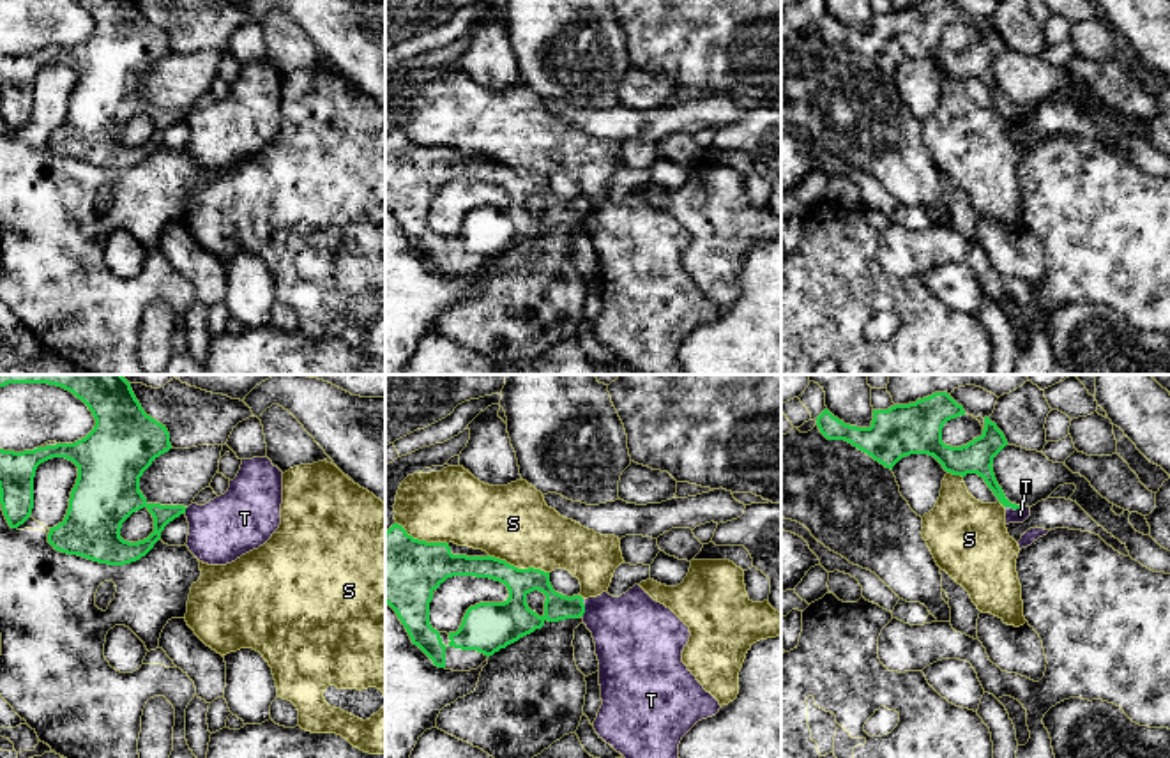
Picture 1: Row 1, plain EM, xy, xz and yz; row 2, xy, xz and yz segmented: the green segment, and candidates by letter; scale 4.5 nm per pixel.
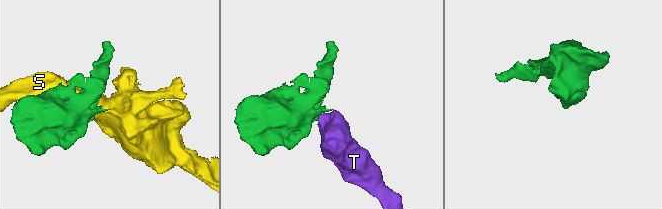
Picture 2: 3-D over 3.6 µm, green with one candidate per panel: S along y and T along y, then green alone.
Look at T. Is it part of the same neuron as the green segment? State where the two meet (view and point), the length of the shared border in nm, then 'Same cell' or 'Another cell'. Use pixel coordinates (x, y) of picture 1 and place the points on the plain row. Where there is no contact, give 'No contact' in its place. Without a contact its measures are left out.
Touches green at xz (584, 212). Shared border 90 nm. Another cell

